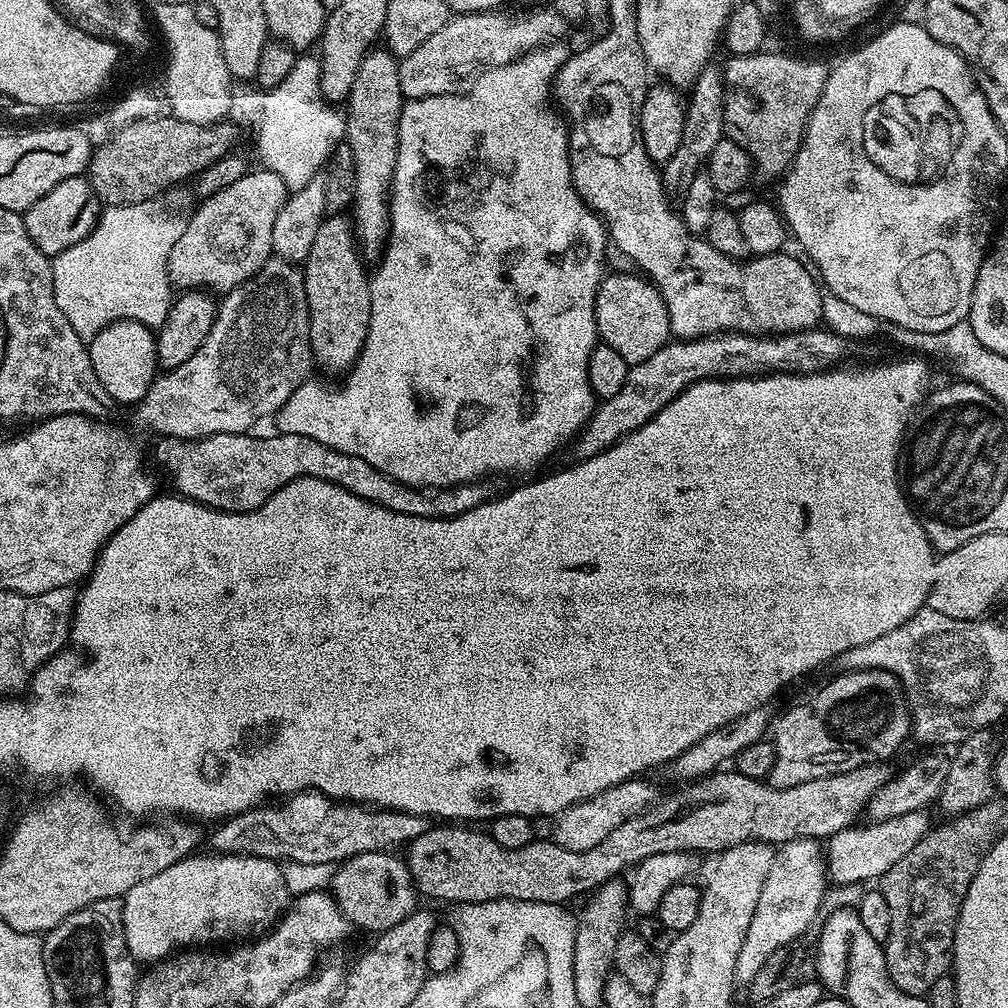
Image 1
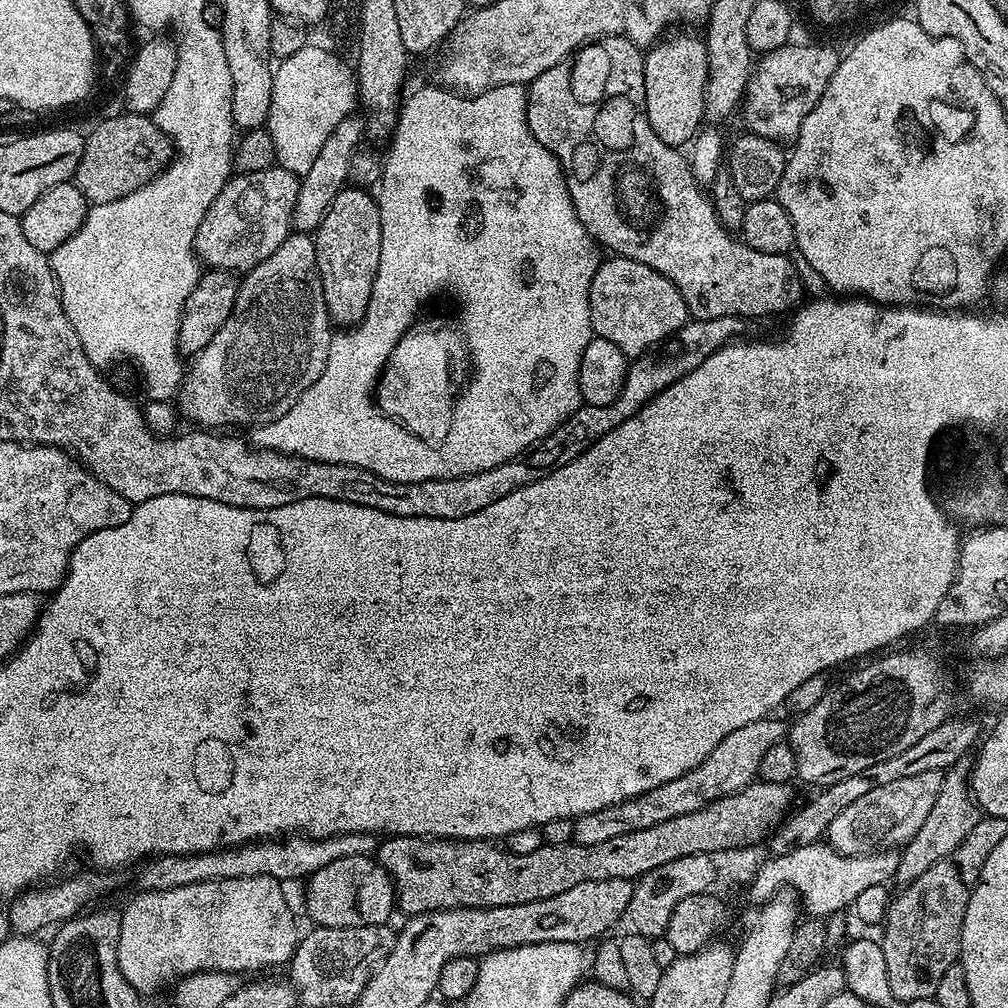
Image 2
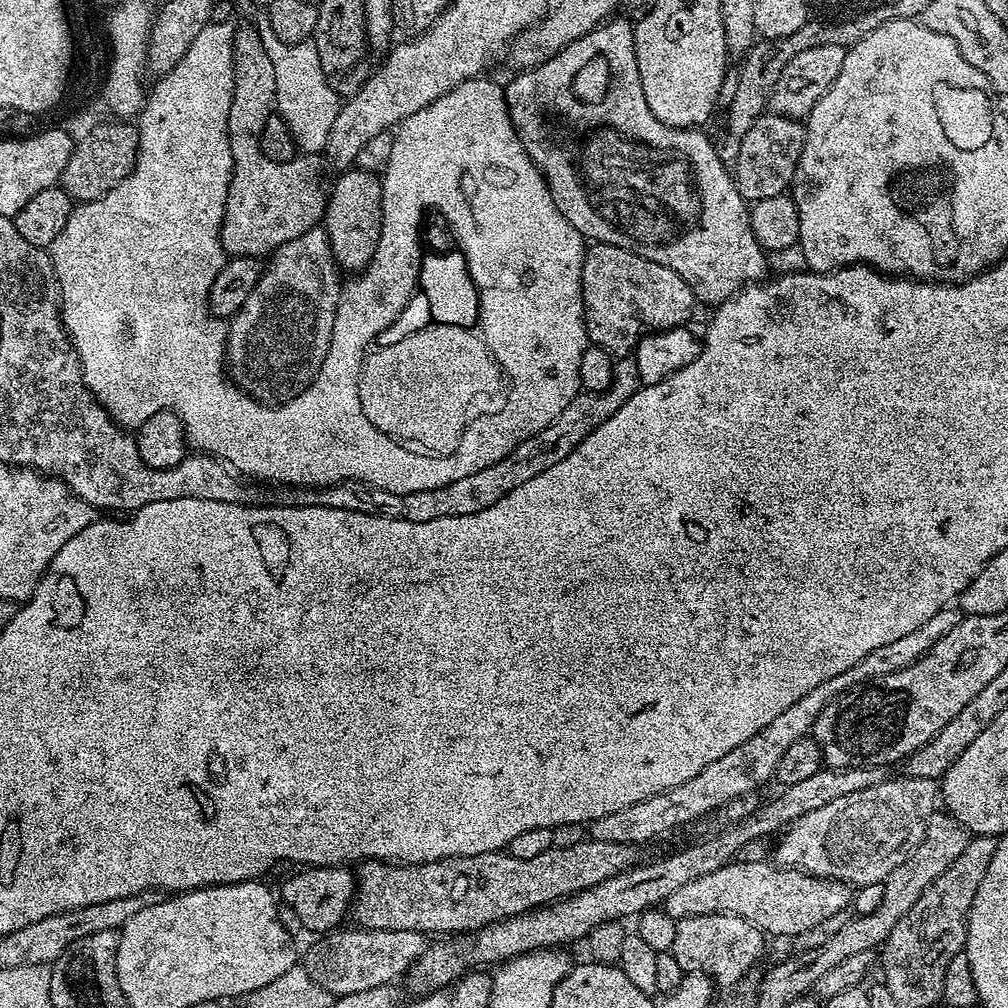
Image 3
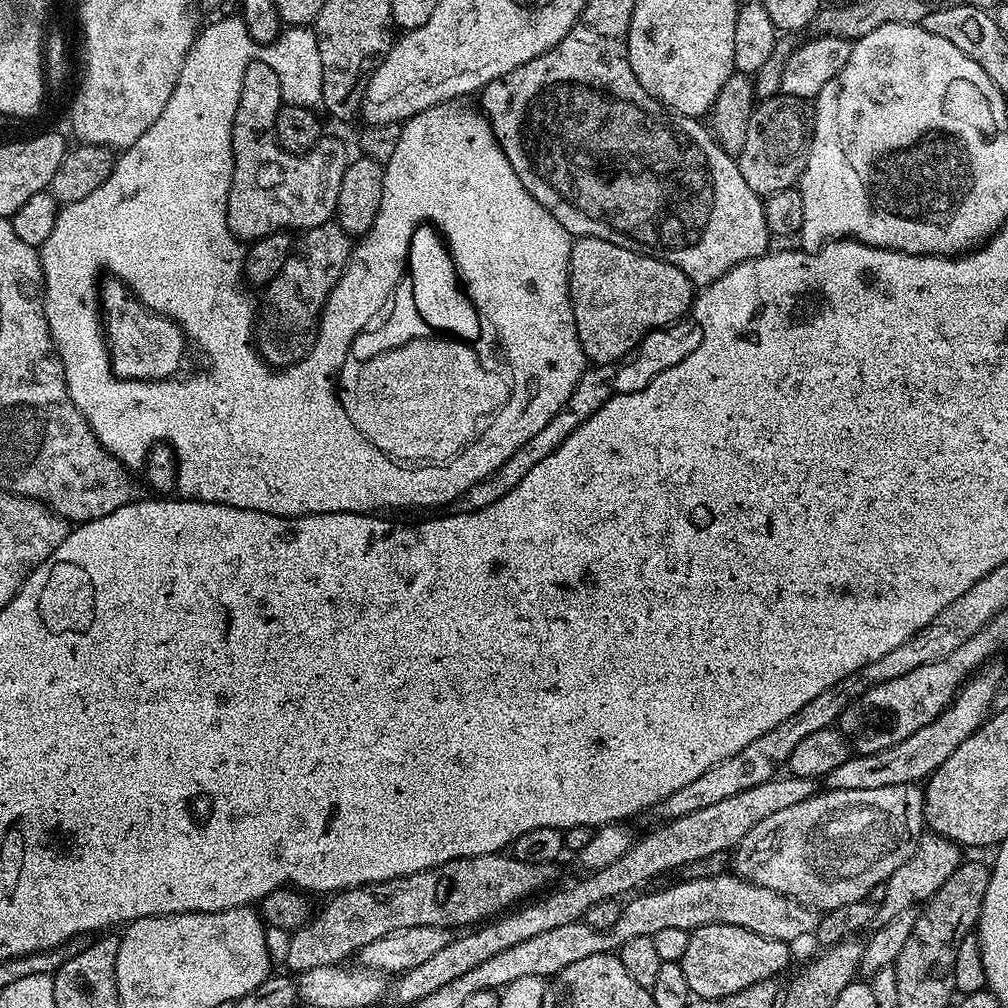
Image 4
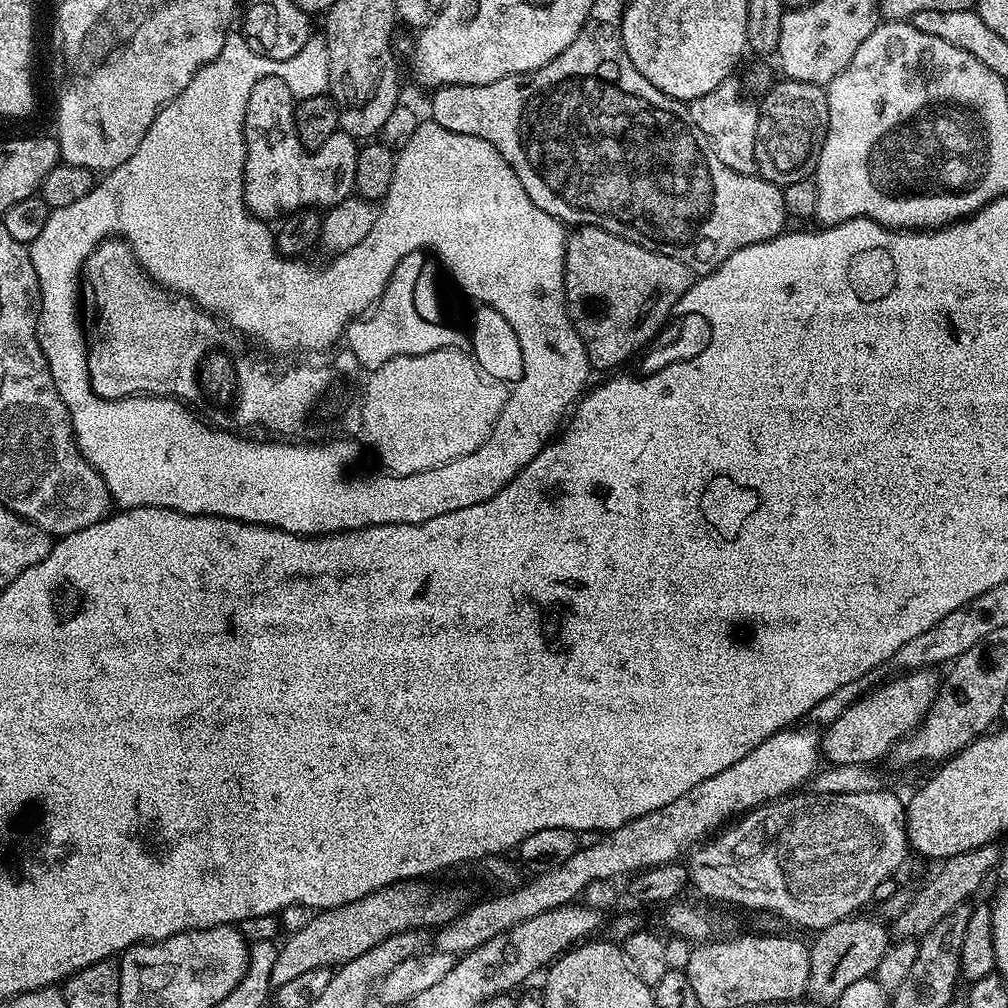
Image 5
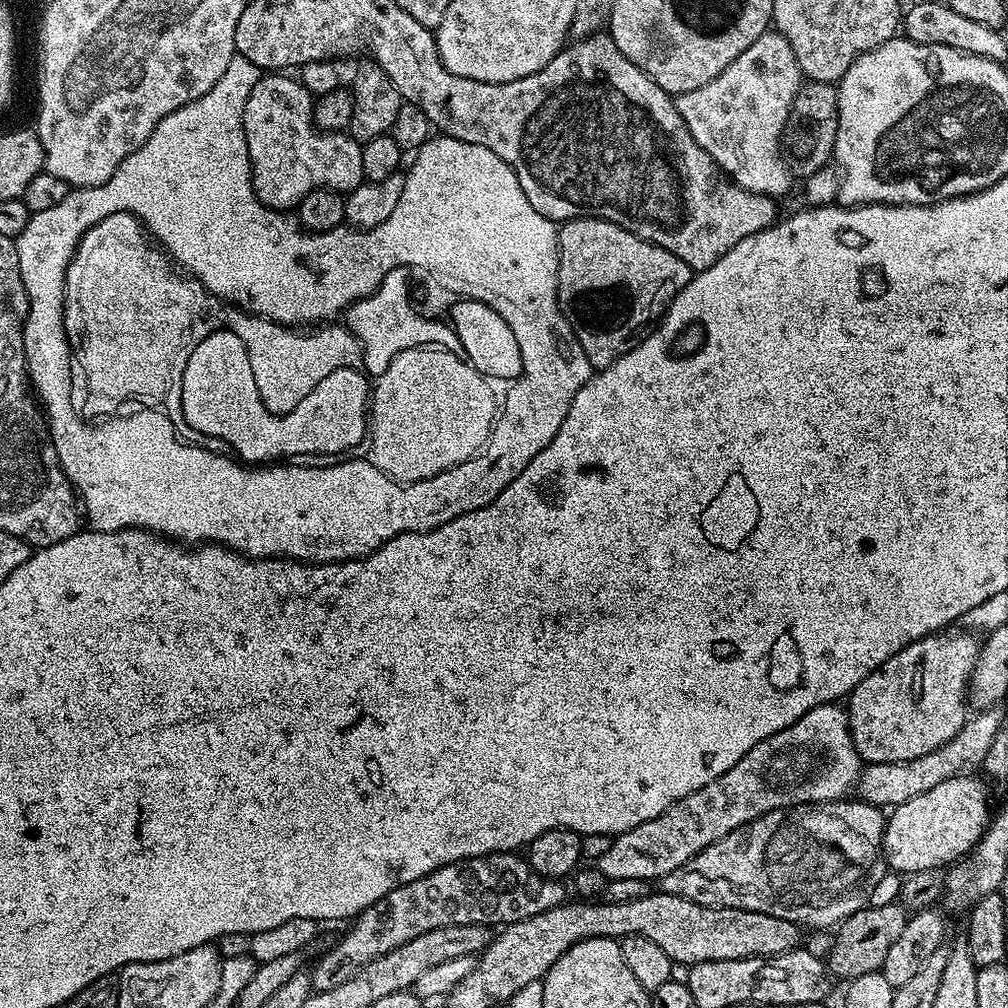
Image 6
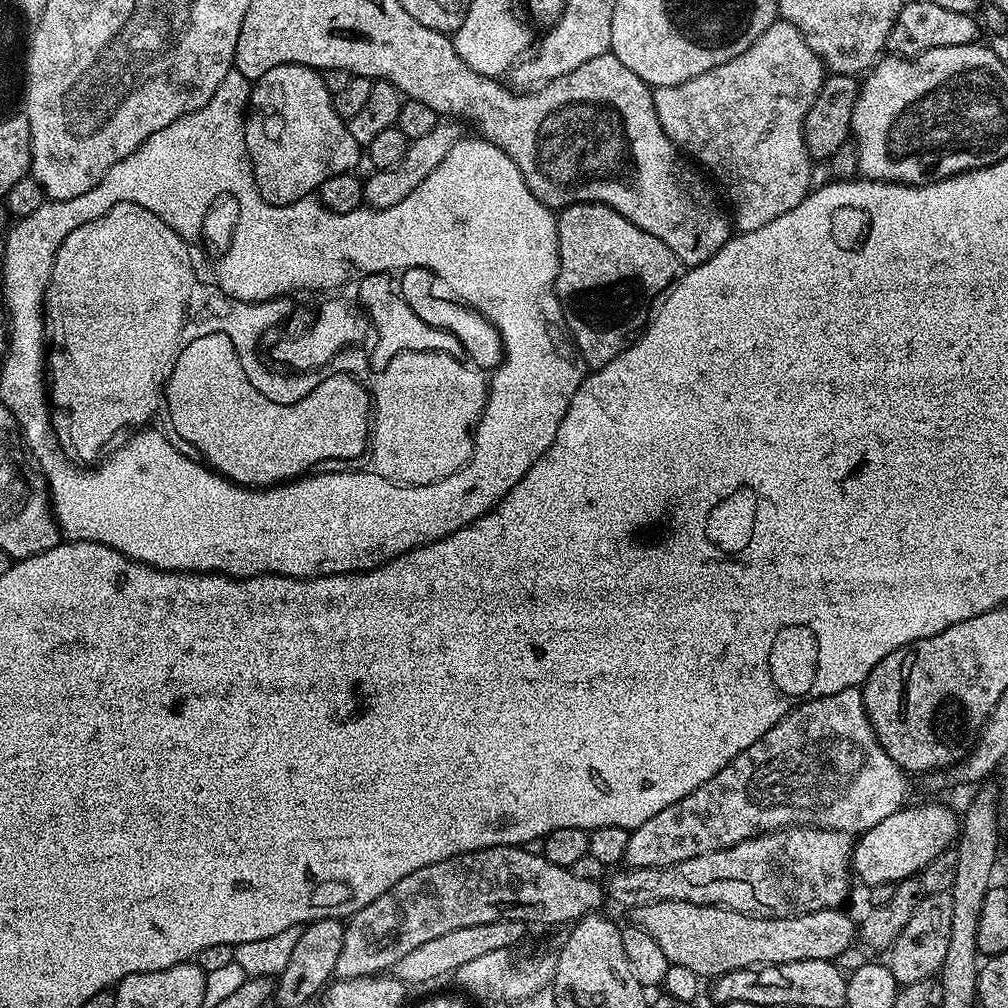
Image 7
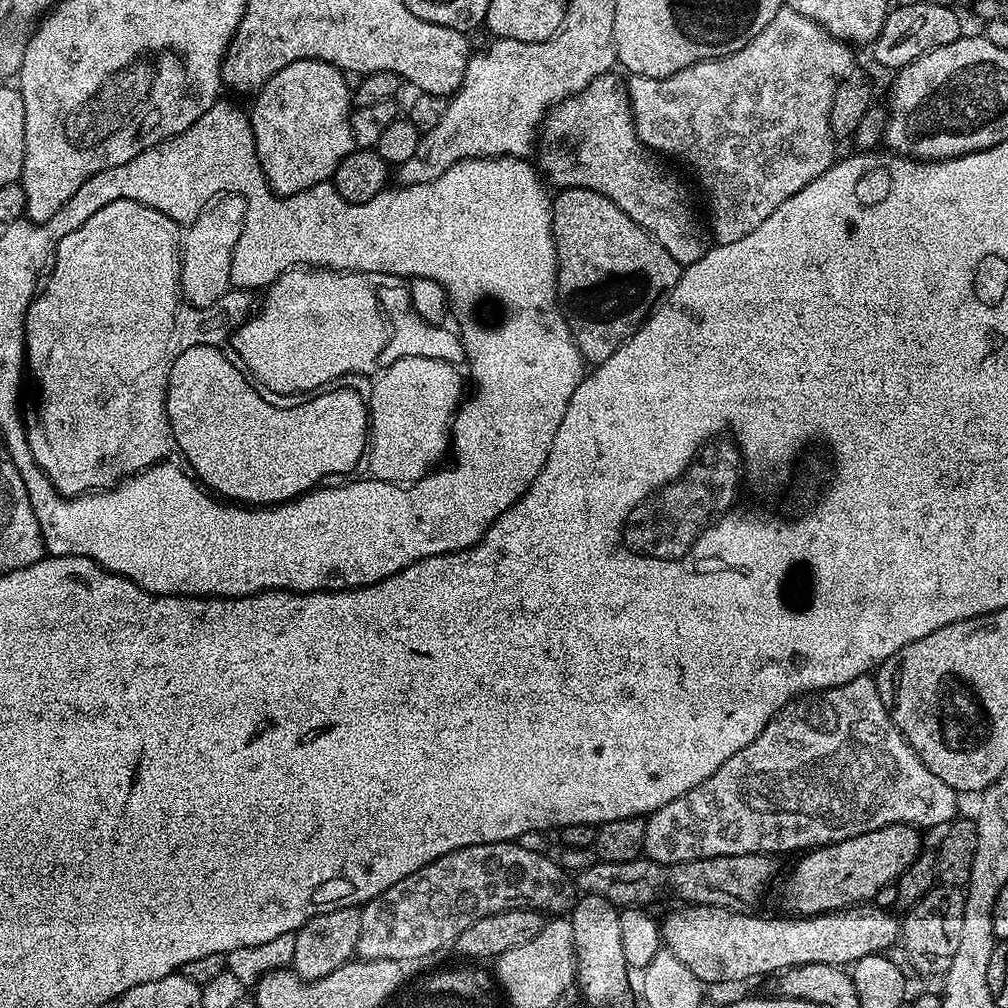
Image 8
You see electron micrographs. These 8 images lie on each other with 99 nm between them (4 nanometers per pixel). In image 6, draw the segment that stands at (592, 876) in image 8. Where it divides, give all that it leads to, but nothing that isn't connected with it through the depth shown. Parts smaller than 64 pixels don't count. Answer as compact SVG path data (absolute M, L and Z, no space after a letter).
M859 798L779 808L754 818L746 826L726 834L726 838L706 846L706 850L694 854L690 862L662 877L658 888L662 892L673 892L675 896L685 896L690 902L702 906L754 910L774 914L774 918L786 918L786 922L794 922L805 929L831 929L873 899L872 891L886 873L885 823L886 816L881 809L865 804Z

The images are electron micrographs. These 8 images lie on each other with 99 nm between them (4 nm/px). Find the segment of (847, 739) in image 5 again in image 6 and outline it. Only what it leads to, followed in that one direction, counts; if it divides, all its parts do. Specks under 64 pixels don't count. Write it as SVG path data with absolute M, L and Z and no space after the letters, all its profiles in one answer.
M952 631L933 632L898 650L847 697L848 729L865 765L922 758L962 730L970 715L968 683L982 644L977 633Z

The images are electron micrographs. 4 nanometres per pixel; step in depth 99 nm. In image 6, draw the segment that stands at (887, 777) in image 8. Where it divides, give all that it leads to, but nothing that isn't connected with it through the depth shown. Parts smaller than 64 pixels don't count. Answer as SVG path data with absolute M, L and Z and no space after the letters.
M836 702L819 704L817 708L802 714L798 722L786 726L786 730L758 742L758 746L754 746L754 750L734 762L734 766L730 766L726 774L722 774L714 782L706 782L702 790L686 794L686 798L662 810L658 818L650 818L650 822L642 822L642 826L634 826L620 833L613 839L610 850L606 850L602 858L594 861L594 866L602 870L609 881L636 878L658 882L666 874L678 870L678 866L690 862L690 858L706 850L706 846L726 838L726 834L746 826L762 814L770 814L779 808L796 808L800 804L825 804L831 800L845 799L855 789L856 779L860 777L861 771L862 761L854 750L854 742L848 729L847 711Z

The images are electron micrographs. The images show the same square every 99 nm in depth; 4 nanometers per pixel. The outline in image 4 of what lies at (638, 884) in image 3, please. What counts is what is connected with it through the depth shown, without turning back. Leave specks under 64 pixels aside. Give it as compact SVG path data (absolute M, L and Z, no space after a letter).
M989 662L983 668L972 673L964 685L956 691L951 702L944 707L942 714L934 718L922 730L914 730L906 742L898 742L898 746L890 746L890 750L878 750L874 754L852 754L842 766L830 770L826 777L827 787L831 790L879 790L882 786L902 786L903 784L920 784L933 776L974 734L980 729L981 724L988 719L993 711L996 702L996 689L1000 687L1001 680L1005 679L1006 672L996 665L996 662Z

